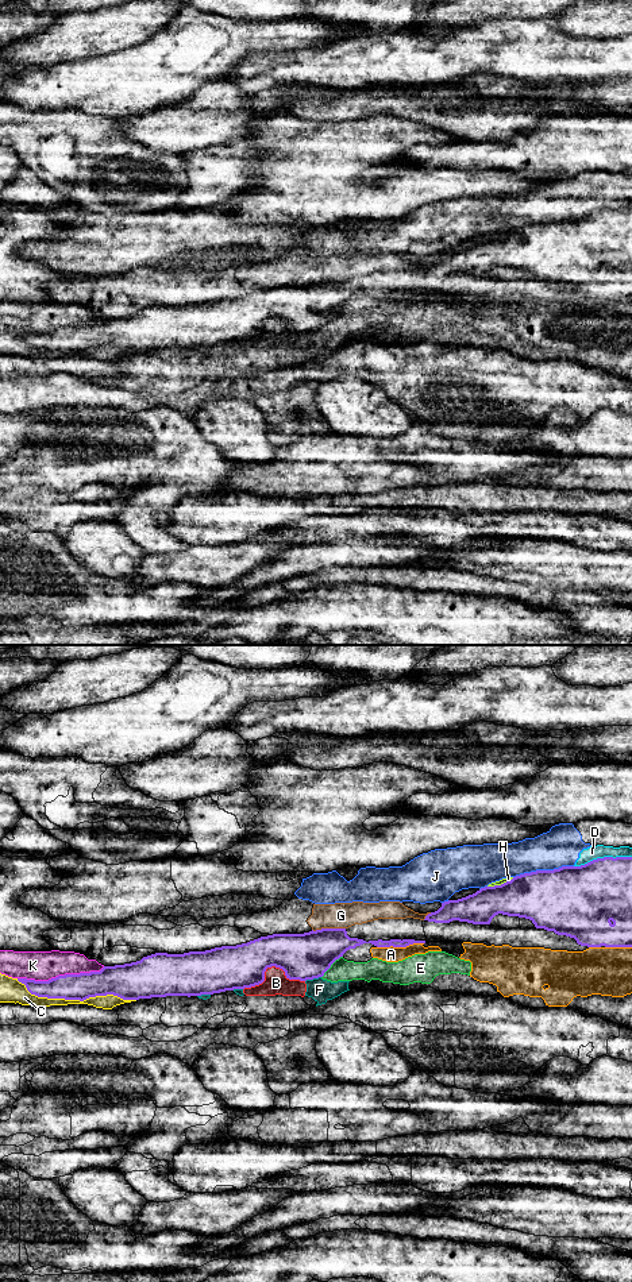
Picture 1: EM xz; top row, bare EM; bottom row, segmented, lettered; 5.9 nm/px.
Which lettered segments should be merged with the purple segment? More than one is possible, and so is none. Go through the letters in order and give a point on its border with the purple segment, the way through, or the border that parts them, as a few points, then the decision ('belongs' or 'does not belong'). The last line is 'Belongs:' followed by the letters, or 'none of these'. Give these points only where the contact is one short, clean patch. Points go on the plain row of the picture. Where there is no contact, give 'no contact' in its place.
A: meets purple in xz at (400, 298); does not belong
B: meets purple in xz at (270, 319); does not belong
C: meets purple in xz at (76, 351); does not belong
D: meets purple in xz at (604, 209); does not belong
E: meets purple in xz at (330, 319); border along xz (342, 308), (322, 329); does not belong
F: meets purple in xz at (312, 331); does not belong
G: meets purple in xz at (328, 281); does not belong
H: meets purple in xz at (501, 236); does not belong
J: meets purple in xz at (543, 223); does not belong
K: meets purple in xz at (61, 328); does not belong
Belongs: none of these

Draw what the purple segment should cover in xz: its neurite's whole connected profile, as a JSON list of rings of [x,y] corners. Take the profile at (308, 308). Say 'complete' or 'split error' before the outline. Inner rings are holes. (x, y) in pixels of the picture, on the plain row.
complete | [[[321,281],[304,286],[273,286],[205,304],[155,305],[136,314],[104,318],[100,324],[58,328],[49,333],[18,333],[31,347],[47,351],[84,354],[107,347],[123,352],[190,350],[259,337],[265,333],[266,321],[271,318],[282,321],[289,332],[319,331],[347,302],[363,296],[406,300],[425,293],[366,294],[350,290],[346,281]]]

